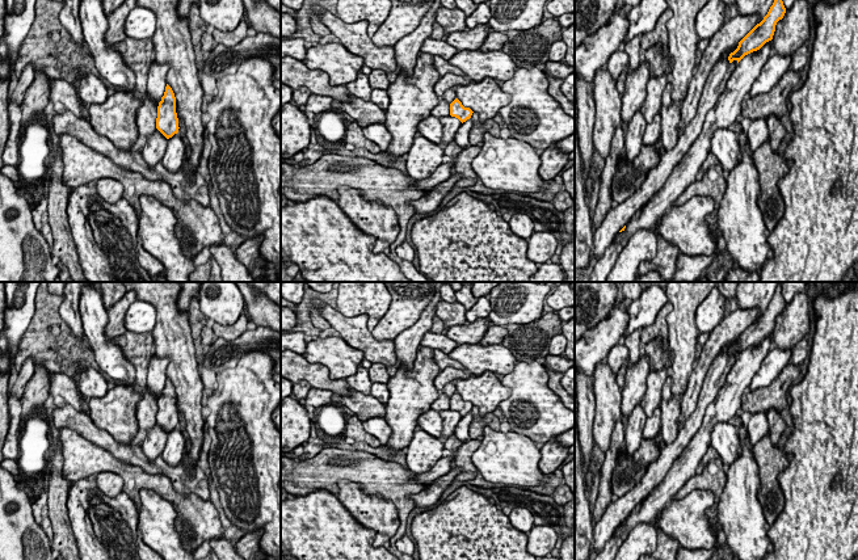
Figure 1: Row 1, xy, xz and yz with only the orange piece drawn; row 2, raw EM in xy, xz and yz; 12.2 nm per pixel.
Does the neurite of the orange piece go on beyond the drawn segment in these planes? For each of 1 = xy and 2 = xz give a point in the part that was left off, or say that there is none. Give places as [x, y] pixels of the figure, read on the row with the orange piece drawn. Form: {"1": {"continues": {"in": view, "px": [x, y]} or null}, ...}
{"1": {"continues": {"in": "xy", "px": [156, 83]}}, "2": {"continues": {"in": "xz", "px": [449, 96]}}}

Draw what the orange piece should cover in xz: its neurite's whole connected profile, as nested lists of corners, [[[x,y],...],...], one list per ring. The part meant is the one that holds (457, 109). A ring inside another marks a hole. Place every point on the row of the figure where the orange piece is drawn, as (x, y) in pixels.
[[[455,88],[447,89],[441,97],[450,105],[450,115],[458,118],[462,123],[471,118],[472,110],[464,108],[455,96]]]

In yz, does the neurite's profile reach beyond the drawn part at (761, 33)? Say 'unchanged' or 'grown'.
grown

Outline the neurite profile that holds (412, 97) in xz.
[[[434,0],[417,29],[394,46],[400,73],[386,89],[390,105],[384,115],[384,126],[392,135],[386,153],[392,159],[408,153],[417,125],[439,104],[434,85],[441,76],[433,66],[433,55],[420,51],[424,41],[430,38],[439,7],[441,0]]]

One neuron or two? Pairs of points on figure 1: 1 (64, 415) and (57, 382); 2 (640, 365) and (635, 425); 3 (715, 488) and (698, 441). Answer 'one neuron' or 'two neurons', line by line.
1: two neurons
2: one neuron
3: two neurons

